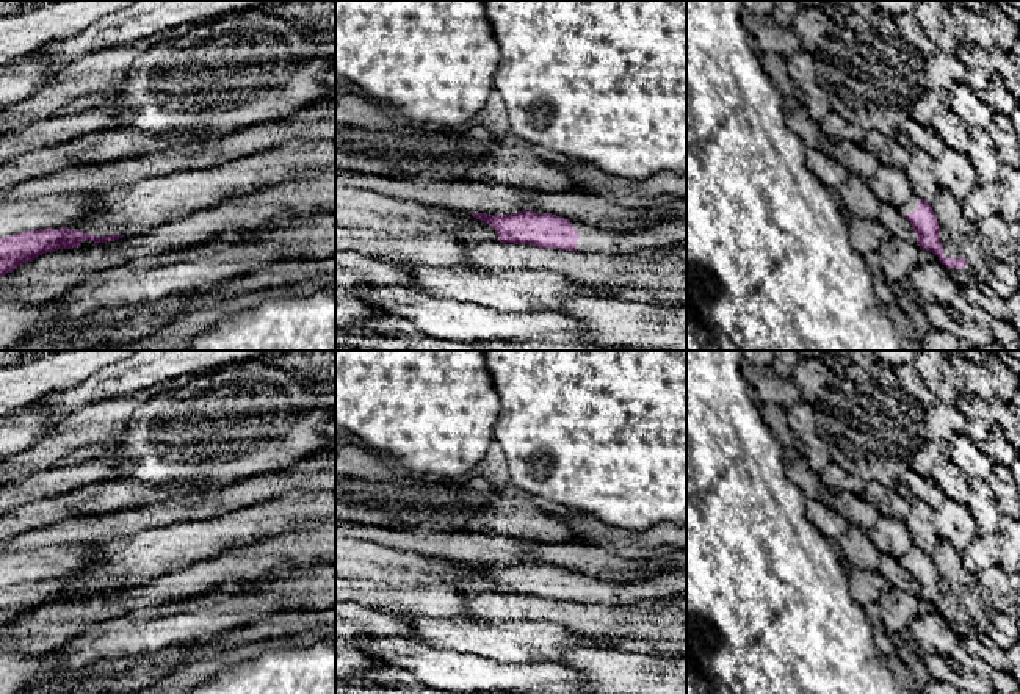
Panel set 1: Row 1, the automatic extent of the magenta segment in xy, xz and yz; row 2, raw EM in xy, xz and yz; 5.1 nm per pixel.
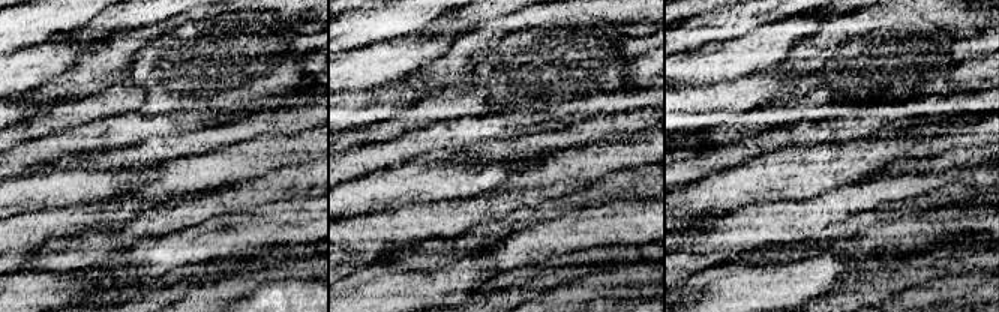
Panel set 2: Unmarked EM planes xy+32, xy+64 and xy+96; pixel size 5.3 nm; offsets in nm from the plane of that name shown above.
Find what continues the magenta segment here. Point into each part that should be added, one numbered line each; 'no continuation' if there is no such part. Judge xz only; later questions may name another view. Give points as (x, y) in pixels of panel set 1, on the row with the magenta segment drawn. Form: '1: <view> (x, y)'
1: xz (593, 238)

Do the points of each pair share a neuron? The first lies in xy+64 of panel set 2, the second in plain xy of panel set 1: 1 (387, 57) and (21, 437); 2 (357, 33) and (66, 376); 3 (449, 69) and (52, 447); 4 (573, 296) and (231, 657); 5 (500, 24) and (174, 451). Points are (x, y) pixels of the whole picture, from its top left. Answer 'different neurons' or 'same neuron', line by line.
1: same neuron
2: same neuron
3: same neuron
4: same neuron
5: different neurons

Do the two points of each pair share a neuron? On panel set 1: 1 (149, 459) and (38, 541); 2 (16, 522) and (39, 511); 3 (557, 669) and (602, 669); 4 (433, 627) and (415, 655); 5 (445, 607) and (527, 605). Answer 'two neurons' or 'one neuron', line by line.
1: two neurons
2: one neuron
3: two neurons
4: two neurons
5: two neurons

